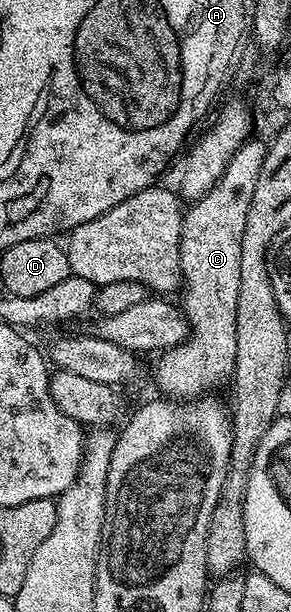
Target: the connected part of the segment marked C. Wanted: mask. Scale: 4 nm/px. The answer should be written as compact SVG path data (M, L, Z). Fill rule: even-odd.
M248 140L245 145L241 146L234 155L232 160L226 166L226 170L222 173L222 179L214 185L213 188L202 197L201 200L195 201L191 210L187 209L182 215L182 239L180 240L180 268L182 269L182 285L180 287L180 295L182 294L182 302L180 301L180 309L183 316L186 317L188 323L188 333L184 341L173 346L171 350L161 351L158 367L154 370L154 382L163 390L165 397L170 400L193 400L209 395L214 392L217 386L227 385L228 379L234 373L234 365L236 364L236 304L240 300L240 240L244 236L244 220L248 220L248 208L252 204L252 192L256 192L256 176L260 176L260 168L264 164L264 156L266 155L267 143L254 142Z

